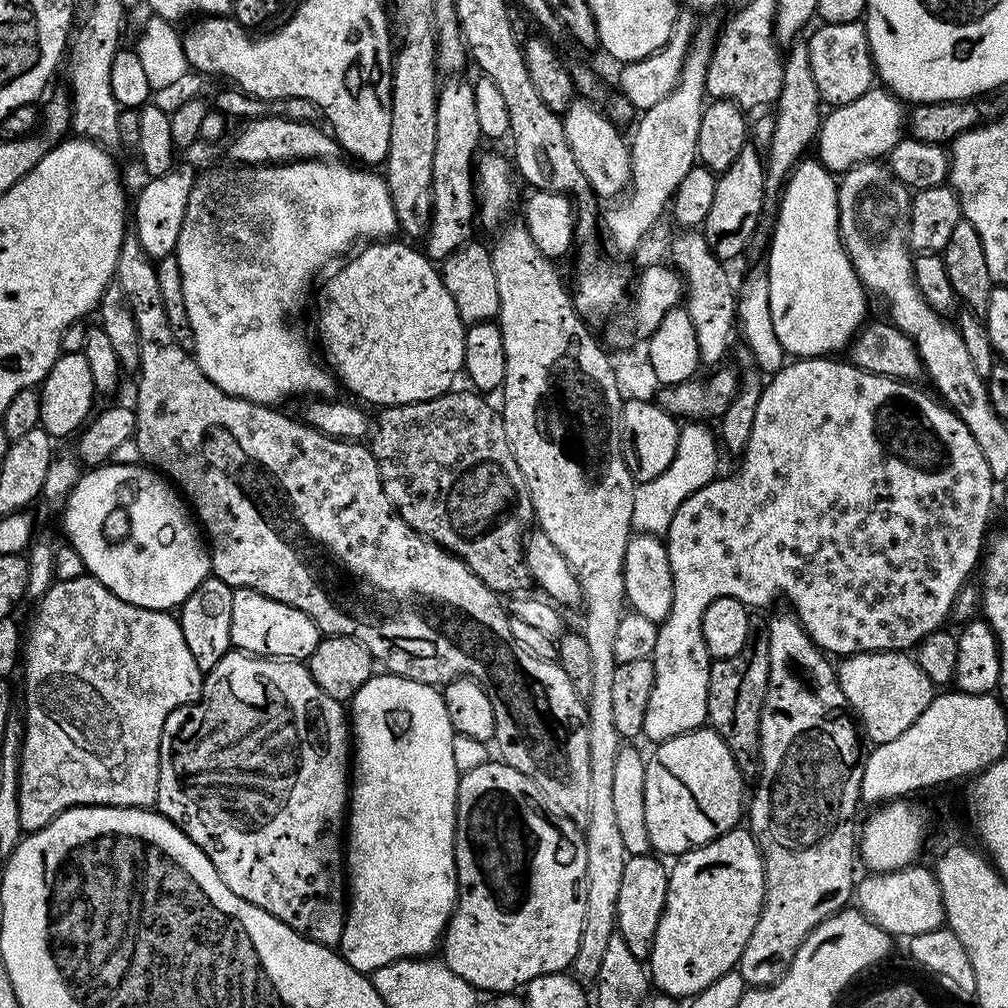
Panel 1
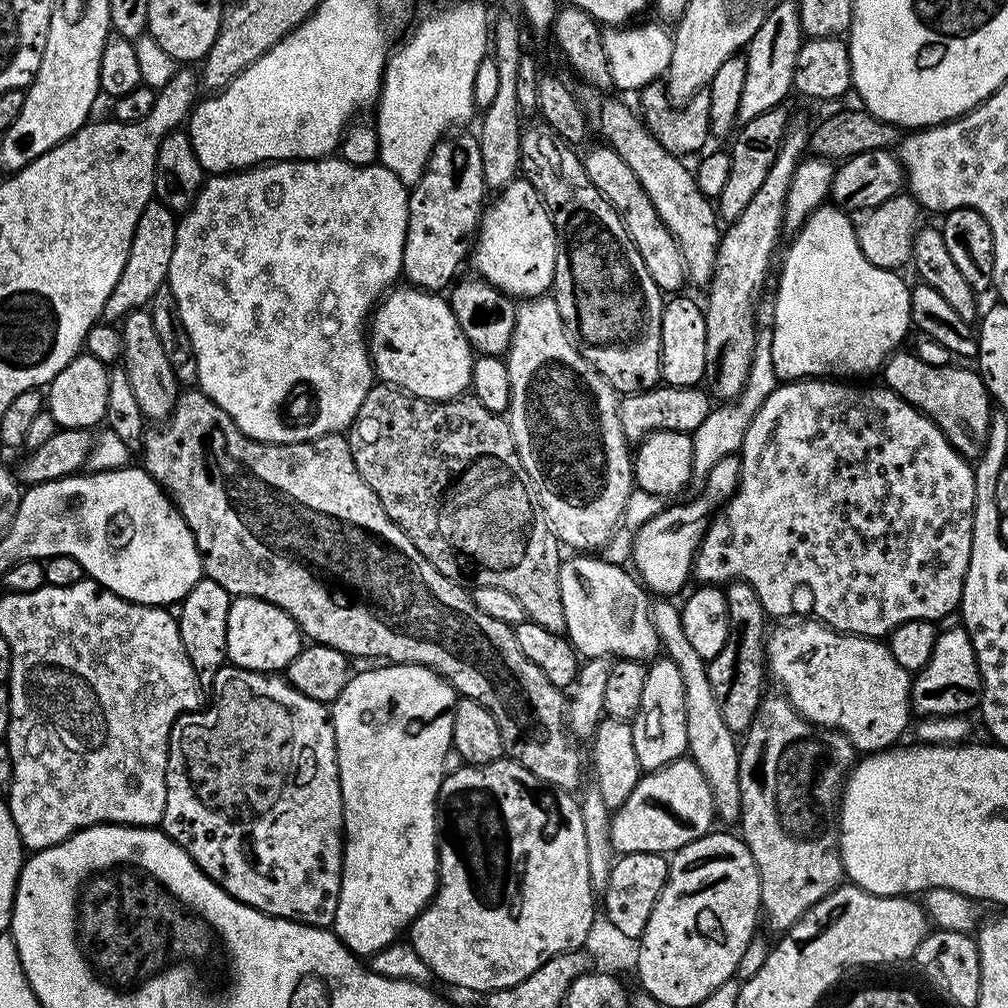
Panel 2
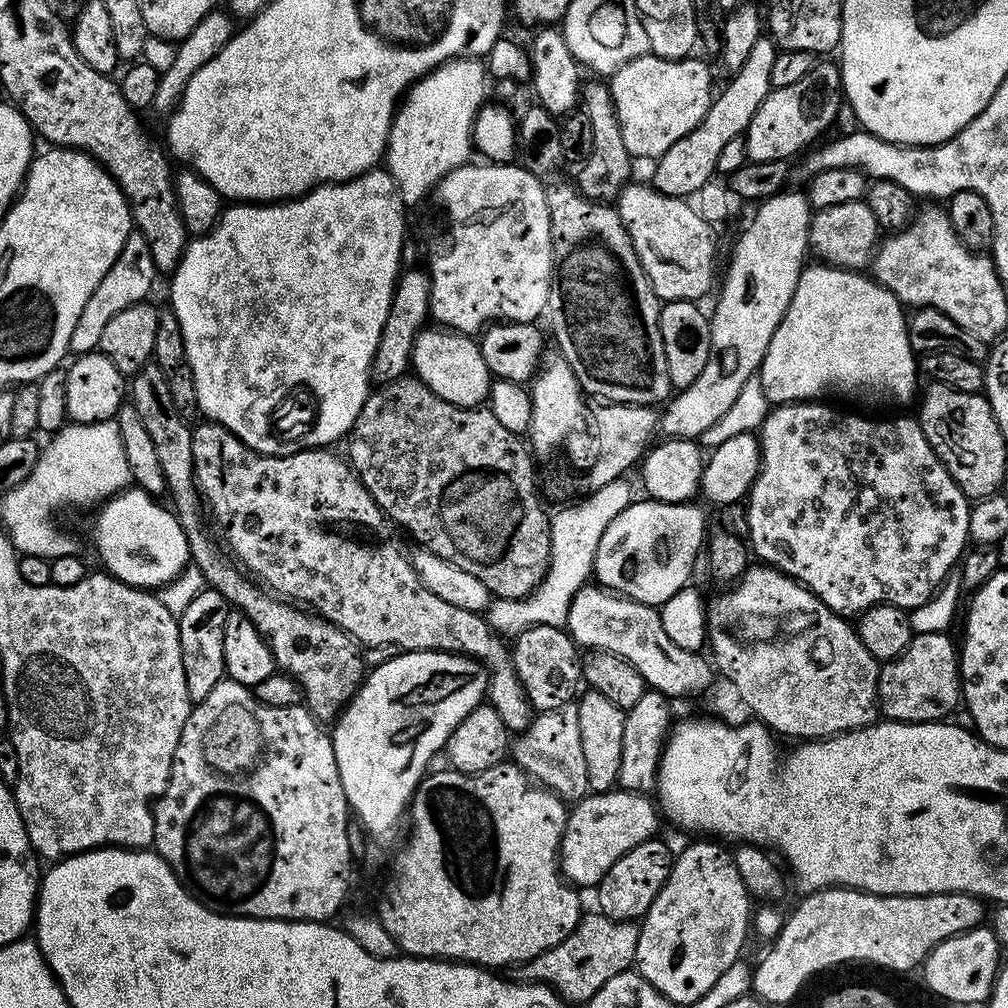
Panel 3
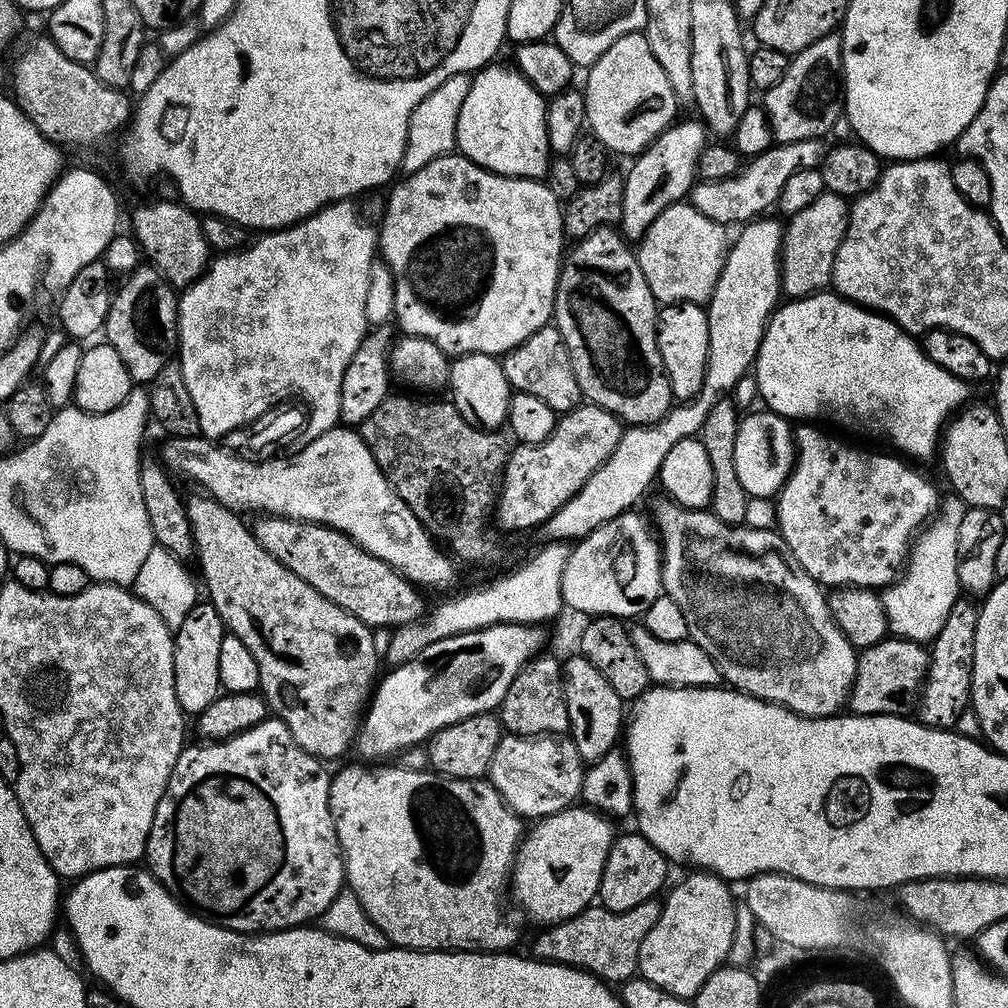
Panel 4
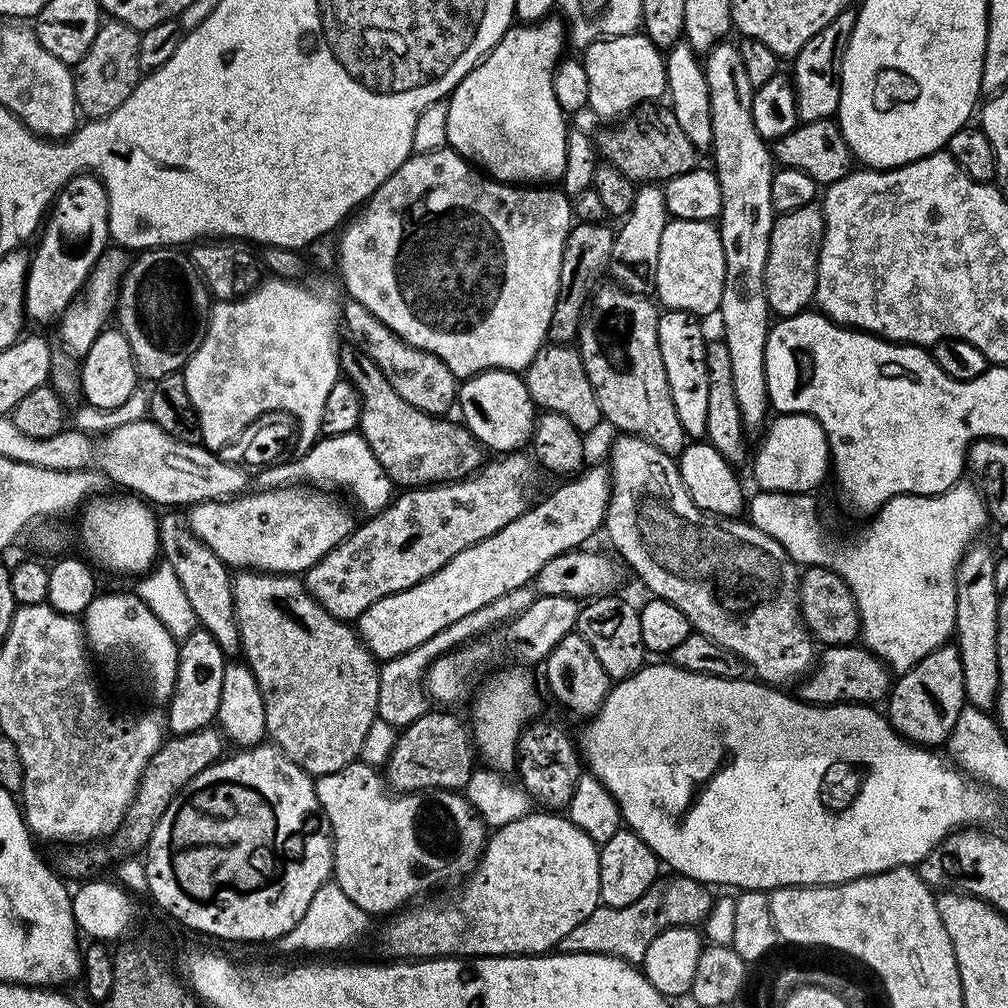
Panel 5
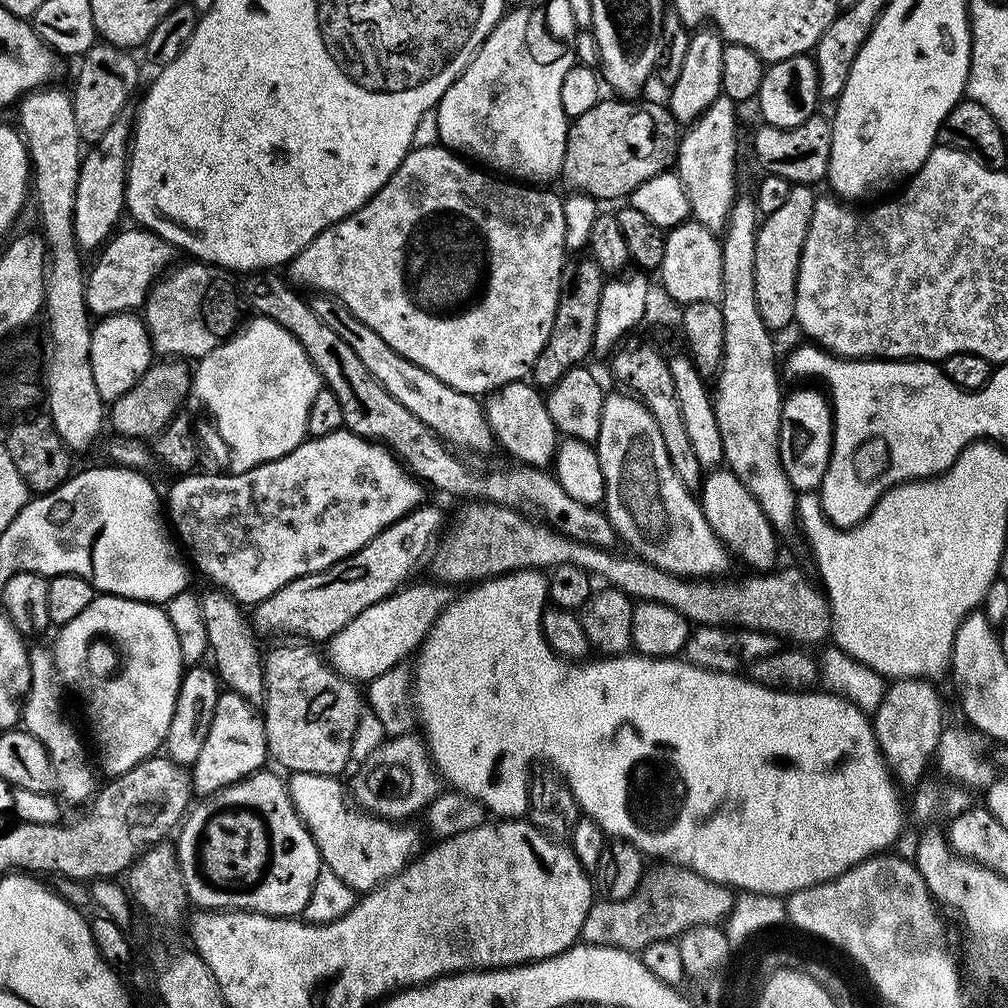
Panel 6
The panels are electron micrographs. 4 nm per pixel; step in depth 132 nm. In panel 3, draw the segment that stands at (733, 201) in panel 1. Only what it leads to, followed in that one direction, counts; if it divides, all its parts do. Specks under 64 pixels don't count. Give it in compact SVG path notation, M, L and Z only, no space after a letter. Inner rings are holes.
M832 58L817 59L811 70L801 80L794 82L794 86L773 88L768 93L743 134L749 161L791 161L792 156L799 157L805 150L811 149L821 139L819 136L835 122L840 104L842 108L846 97L839 63L835 59L828 59Z

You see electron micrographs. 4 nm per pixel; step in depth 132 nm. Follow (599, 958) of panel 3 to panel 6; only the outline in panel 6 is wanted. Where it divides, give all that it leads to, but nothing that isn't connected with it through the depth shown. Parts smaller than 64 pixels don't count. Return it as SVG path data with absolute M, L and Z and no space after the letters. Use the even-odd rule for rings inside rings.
M660 862L657 868L649 867L638 890L630 898L621 900L597 899L582 922L580 940L593 948L617 948L633 954L643 953L646 946L655 940L670 940L679 937L695 924L723 925L732 910L733 889L706 879L680 864Z

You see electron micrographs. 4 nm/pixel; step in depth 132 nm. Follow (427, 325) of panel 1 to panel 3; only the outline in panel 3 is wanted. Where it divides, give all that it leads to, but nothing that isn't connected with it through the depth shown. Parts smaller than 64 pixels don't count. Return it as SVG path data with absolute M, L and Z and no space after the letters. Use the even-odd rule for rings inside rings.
M440 326L425 327L414 342L410 368L422 383L438 394L438 398L446 398L446 402L475 408L487 401L490 373L480 353L479 343L471 335L448 331Z

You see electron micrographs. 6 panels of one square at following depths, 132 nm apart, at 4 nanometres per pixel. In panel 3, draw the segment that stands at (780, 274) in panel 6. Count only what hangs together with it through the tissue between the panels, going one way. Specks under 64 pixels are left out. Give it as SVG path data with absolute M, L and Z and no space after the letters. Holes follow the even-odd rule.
M867 199L854 202L841 202L839 206L826 206L813 215L812 225L808 228L808 247L811 255L817 261L834 268L847 268L849 270L864 270L871 265L873 255L881 239L882 229L876 220L874 210L870 210Z

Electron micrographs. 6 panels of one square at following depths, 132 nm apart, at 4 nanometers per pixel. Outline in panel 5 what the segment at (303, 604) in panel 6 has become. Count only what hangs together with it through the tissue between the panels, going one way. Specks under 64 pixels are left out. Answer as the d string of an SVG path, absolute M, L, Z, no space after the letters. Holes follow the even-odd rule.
M504 454L499 458L492 458L496 460L489 459L466 480L401 491L388 507L368 518L361 528L360 525L353 527L351 534L337 548L330 550L313 568L303 573L302 579L308 593L334 618L355 622L367 608L378 602L378 598L398 594L422 582L428 576L433 576L442 566L446 566L446 562L450 562L454 554L466 550L466 546L498 534L502 526L510 526L510 522L527 512L538 496L536 487L540 484L541 473L531 459L528 461L520 455L524 454Z

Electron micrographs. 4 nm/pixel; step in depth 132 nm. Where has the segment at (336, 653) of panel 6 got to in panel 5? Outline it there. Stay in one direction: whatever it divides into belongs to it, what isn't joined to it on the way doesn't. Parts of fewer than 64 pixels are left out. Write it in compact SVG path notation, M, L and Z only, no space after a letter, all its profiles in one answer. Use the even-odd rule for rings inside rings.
M585 467L579 474L560 482L560 485L548 497L537 499L527 512L510 522L510 526L502 526L498 534L490 538L482 538L482 542L466 546L446 566L442 566L433 576L422 582L402 590L398 594L390 594L386 598L378 598L374 606L367 608L355 621L354 627L364 642L365 648L383 662L398 658L398 654L406 654L406 650L414 650L414 646L422 646L429 638L434 638L438 630L446 630L446 626L454 626L458 618L466 618L466 614L474 614L474 610L482 610L482 606L490 606L498 598L510 594L519 588L527 588L539 577L542 566L550 562L550 558L558 558L563 552L579 549L596 531L601 531L604 515L608 513L608 499L612 497L612 481L607 467Z

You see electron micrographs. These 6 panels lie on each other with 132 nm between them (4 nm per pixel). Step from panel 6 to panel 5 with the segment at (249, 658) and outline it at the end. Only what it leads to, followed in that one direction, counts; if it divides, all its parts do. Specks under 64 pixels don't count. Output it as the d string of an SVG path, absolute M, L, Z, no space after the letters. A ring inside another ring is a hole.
M168 510L156 521L158 538L160 539L159 555L163 563L170 565L182 591L190 602L196 615L196 623L204 628L218 642L225 657L236 658L241 655L240 631L234 614L234 590L232 589L233 573L228 565L214 554L208 546L188 529L188 517L183 511Z

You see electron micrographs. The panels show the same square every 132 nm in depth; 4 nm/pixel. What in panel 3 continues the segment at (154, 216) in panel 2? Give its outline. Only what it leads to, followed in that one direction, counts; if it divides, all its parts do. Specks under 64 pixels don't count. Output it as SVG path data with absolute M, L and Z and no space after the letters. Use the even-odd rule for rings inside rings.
M132 231L126 238L126 246L114 258L114 264L110 270L106 270L106 278L94 286L94 294L86 302L82 314L78 318L78 326L74 326L74 334L70 334L69 353L73 357L84 356L87 352L95 352L100 347L102 330L106 327L106 322L114 318L114 314L120 314L135 304L145 303L152 292L152 287L156 284L158 273L154 266L154 258L150 258L150 246L146 246L146 238L138 231Z

